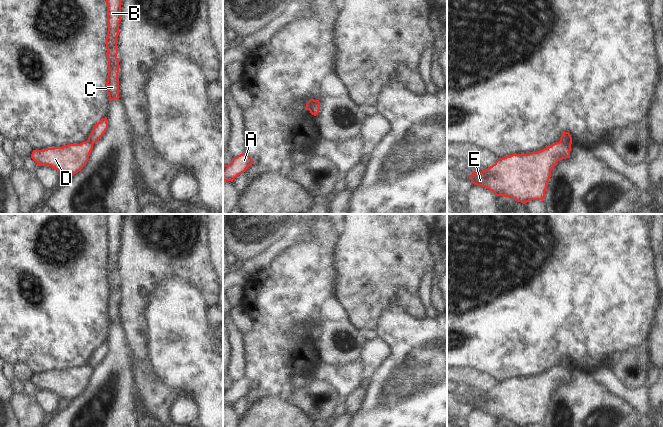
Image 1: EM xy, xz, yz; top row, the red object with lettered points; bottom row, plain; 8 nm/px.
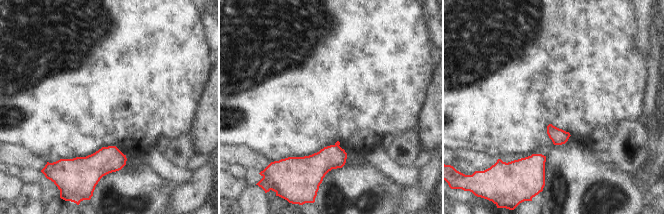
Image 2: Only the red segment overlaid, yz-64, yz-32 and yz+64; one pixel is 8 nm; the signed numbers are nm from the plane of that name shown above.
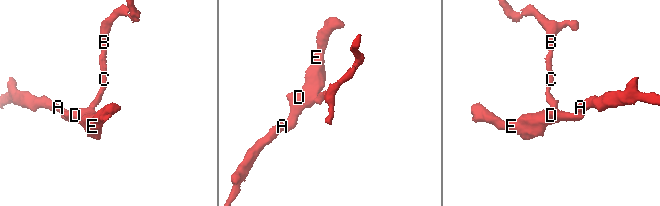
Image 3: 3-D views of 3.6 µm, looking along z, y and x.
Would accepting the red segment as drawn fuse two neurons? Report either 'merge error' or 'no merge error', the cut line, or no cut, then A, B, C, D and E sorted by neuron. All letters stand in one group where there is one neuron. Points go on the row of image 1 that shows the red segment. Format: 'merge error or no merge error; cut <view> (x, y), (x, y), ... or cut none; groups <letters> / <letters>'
merge error; cut yz (559, 141), (570, 147); groups A D E / B C

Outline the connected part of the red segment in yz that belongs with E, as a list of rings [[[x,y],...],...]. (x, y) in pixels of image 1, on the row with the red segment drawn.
[[[556,142],[537,152],[499,158],[489,168],[483,169],[481,173],[474,172],[468,178],[474,185],[485,187],[496,196],[510,197],[523,204],[532,200],[543,201],[552,169],[558,161],[570,157],[570,151],[570,146]]]

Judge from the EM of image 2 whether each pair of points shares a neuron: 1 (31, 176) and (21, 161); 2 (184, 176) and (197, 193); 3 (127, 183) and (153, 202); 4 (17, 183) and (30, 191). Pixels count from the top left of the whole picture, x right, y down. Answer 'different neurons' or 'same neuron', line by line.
1: different neurons
2: different neurons
3: same neuron
4: different neurons

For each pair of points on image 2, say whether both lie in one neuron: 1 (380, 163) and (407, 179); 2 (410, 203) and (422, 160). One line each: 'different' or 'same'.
1: same
2: different

